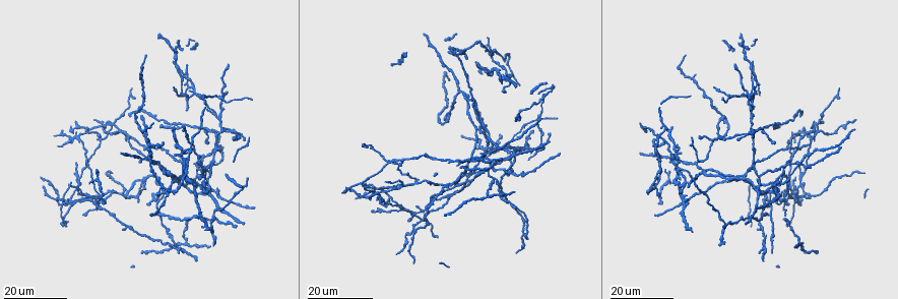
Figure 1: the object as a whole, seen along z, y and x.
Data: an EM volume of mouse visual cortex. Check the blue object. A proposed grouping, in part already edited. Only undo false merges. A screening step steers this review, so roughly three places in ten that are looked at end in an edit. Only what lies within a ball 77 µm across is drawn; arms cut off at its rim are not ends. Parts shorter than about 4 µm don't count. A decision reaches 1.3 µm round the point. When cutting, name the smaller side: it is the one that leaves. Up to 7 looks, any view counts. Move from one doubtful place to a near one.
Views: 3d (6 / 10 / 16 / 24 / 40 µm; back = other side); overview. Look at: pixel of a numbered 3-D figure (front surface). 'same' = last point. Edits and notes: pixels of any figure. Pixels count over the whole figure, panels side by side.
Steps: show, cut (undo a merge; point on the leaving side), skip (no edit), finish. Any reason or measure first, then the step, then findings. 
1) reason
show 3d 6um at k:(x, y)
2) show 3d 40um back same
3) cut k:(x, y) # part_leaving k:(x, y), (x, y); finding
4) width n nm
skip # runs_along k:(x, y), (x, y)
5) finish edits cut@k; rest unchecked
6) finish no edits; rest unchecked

a fork
show 3d 24um at 1:(204, 129)

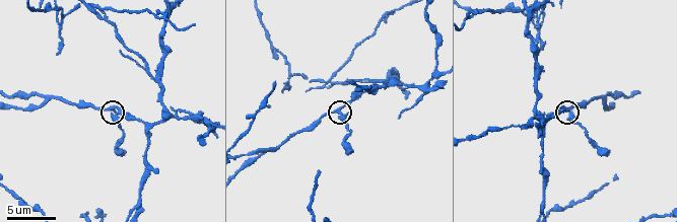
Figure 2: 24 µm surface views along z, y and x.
show 3d 6um at 2:(111, 110)

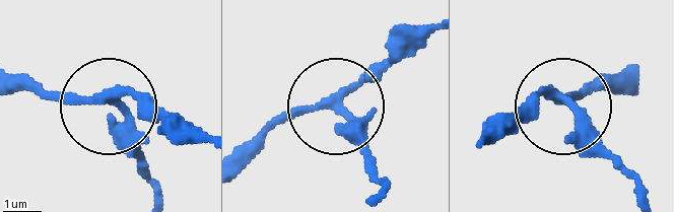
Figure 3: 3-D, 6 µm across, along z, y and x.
width 220 nm
skip # runs_along 3:(203, 143), (116, 94), (119, 130), (151, 185); continuous, no second neuron

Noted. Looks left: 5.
four arms meet
show 3d 16um at 1:(728, 178)

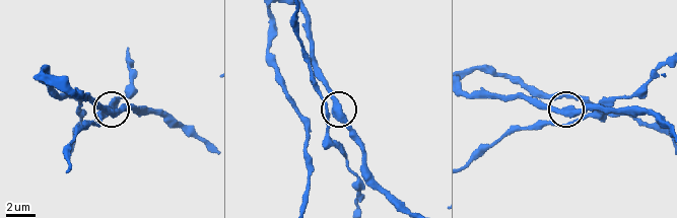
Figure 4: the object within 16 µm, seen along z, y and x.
show 3d 10um at 4:(337, 114)

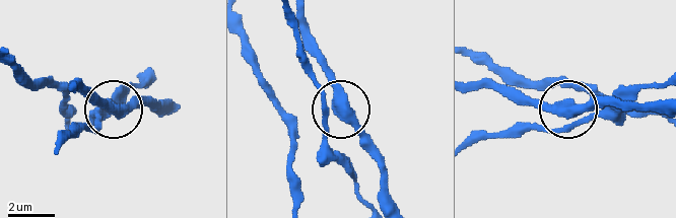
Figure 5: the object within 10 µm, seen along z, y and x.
skip # one neuron here

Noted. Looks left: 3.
three arms meet
show 3d 24um at 1:(770, 192)

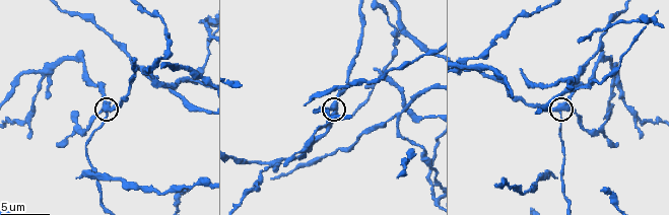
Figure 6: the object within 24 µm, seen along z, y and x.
zoom in
show 3d 6um at 6:(558, 111)

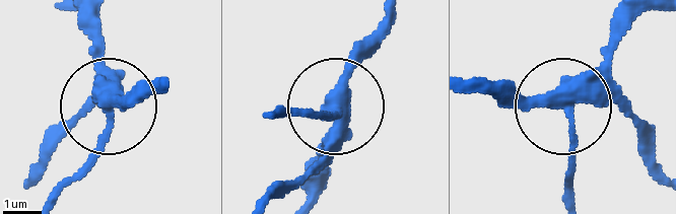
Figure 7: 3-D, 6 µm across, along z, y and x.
arms 3
cut 7:(88, 169) # part_leaving 7:(106, 122), (103, 147), (60, 196); two neurons meet here

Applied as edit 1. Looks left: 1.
finish edits cut@7; rest unchecked

